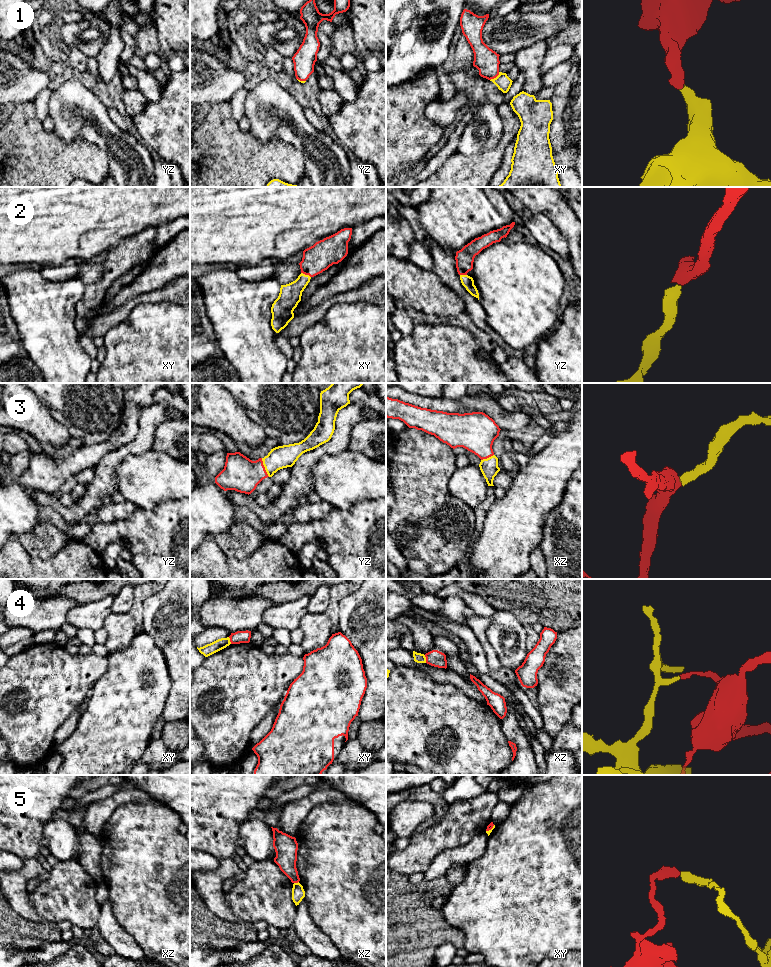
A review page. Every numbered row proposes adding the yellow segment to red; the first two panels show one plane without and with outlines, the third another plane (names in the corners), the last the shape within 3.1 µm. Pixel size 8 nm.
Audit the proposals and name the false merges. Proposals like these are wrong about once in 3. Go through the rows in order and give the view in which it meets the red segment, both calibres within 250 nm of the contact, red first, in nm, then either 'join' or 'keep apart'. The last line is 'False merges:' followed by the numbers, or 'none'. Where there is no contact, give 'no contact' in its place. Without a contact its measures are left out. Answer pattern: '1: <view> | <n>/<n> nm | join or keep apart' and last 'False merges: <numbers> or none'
1: xy | 200/120 nm | join
2: xy | 220/180 nm | join
3: yz | 280/180 nm | join
4: xz | 130/80 nm | keep apart
5: xz | 180/110 nm | keep apart
False merges: 4, 5

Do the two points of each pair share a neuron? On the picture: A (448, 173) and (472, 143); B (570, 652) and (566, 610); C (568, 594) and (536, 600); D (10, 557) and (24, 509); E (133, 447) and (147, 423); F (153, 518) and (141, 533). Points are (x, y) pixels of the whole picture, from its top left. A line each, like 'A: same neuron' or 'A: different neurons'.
A: different neurons
B: different neurons
C: same neuron
D: different neurons
E: same neuron
F: same neuron

